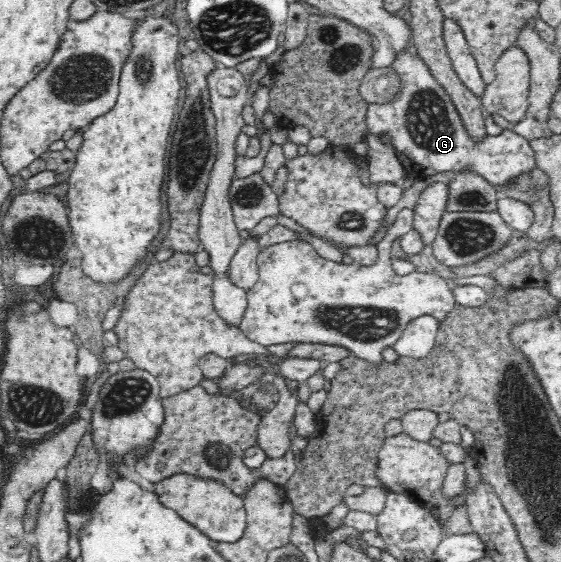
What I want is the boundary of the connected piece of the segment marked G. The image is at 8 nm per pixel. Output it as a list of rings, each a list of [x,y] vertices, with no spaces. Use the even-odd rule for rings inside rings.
[[[414,49],[400,54],[392,67],[400,75],[400,94],[390,104],[369,103],[366,124],[369,133],[385,136],[401,158],[408,177],[425,179],[442,172],[460,172],[464,166],[475,166],[493,185],[506,188],[518,184],[518,178],[537,170],[537,160],[530,141],[510,128],[476,145],[463,127],[458,111],[446,91],[434,80],[426,63]]]

